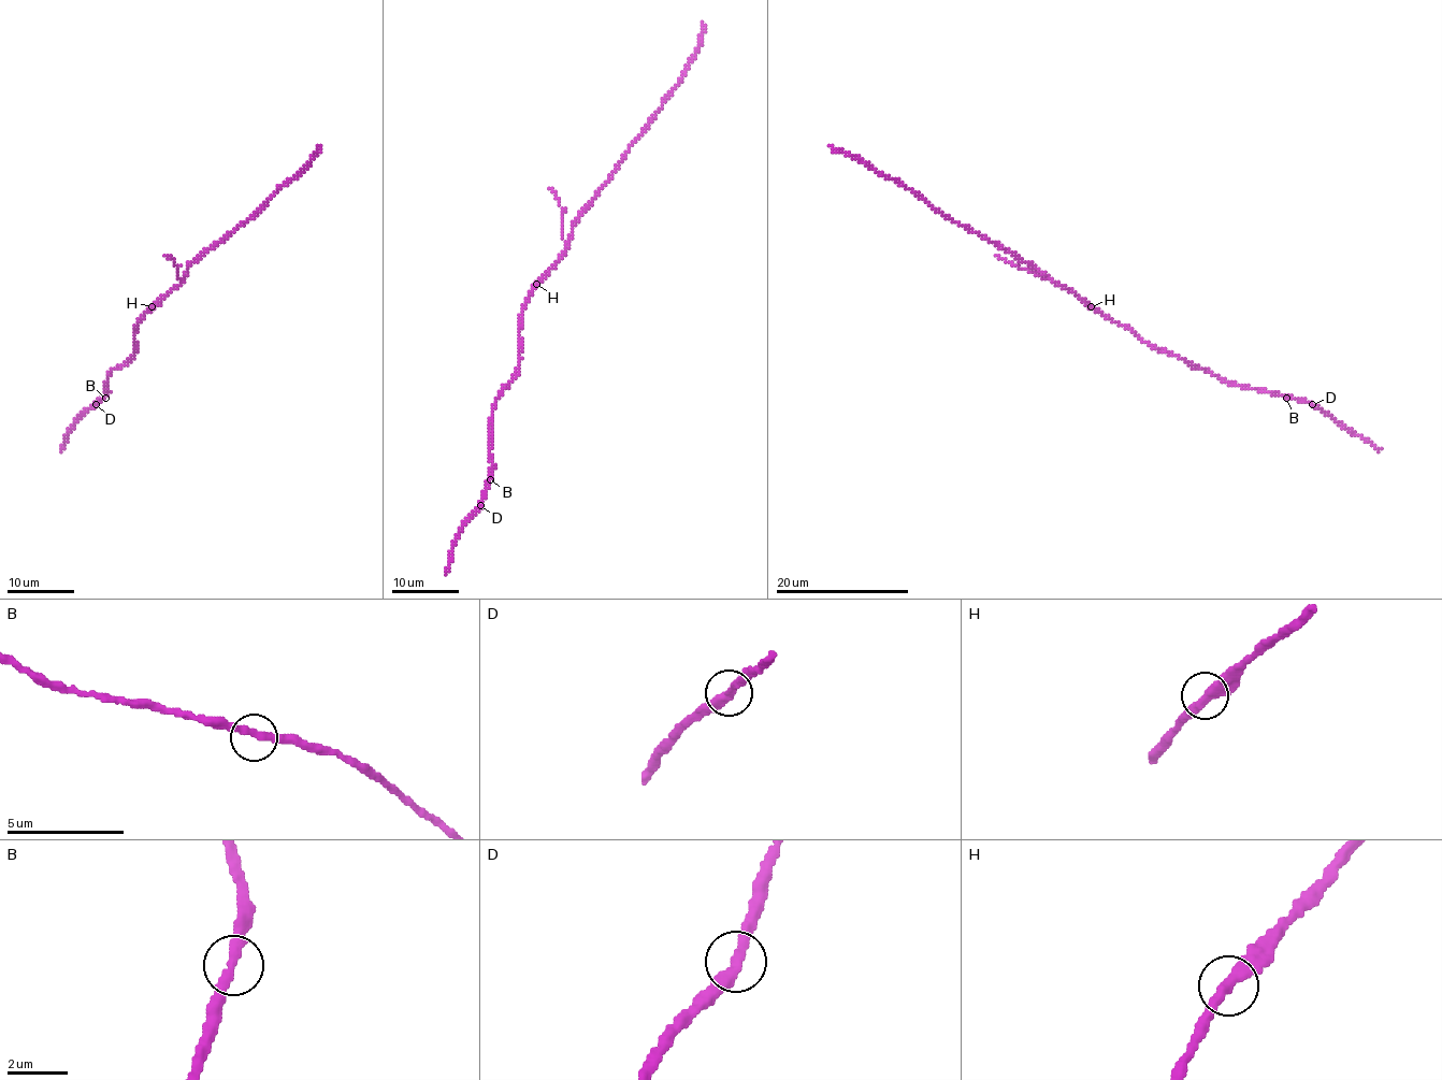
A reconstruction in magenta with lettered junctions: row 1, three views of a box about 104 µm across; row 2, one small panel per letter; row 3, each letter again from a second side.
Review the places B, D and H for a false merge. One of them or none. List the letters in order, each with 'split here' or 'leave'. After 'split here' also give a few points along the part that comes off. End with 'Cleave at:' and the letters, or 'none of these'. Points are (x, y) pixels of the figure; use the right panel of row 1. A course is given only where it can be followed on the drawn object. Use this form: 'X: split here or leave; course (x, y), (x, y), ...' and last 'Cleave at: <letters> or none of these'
B: leave
D: leave
H: leave
Cleave at: none of these

